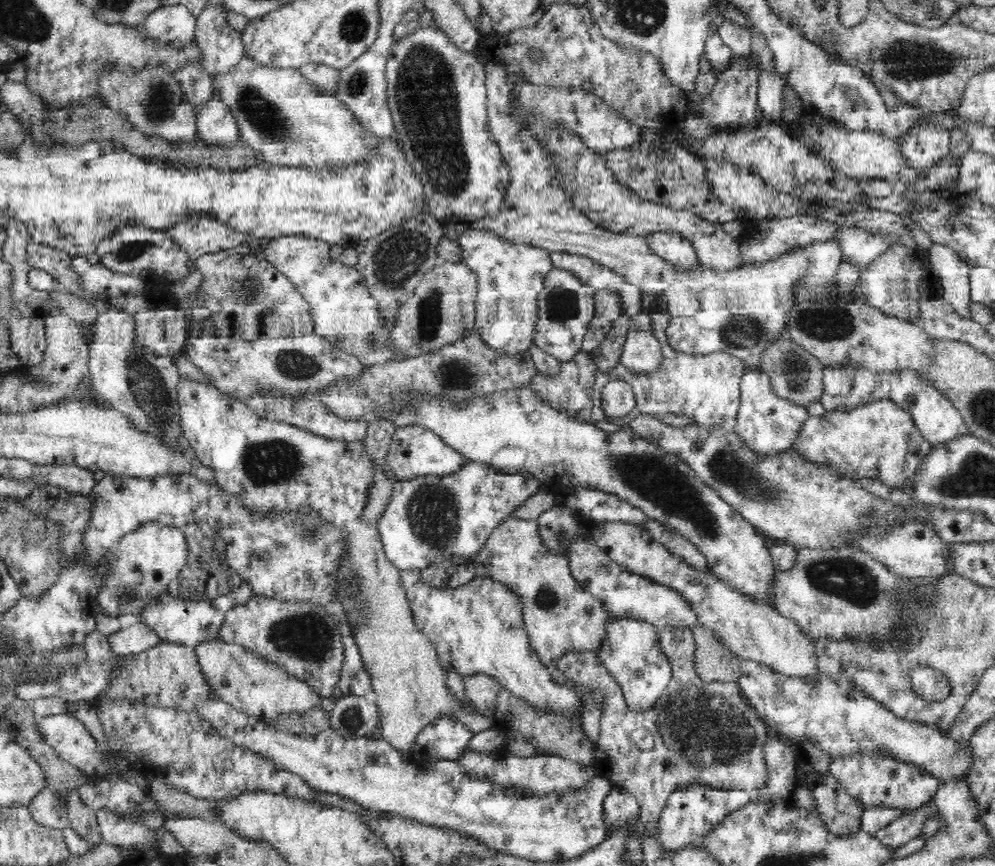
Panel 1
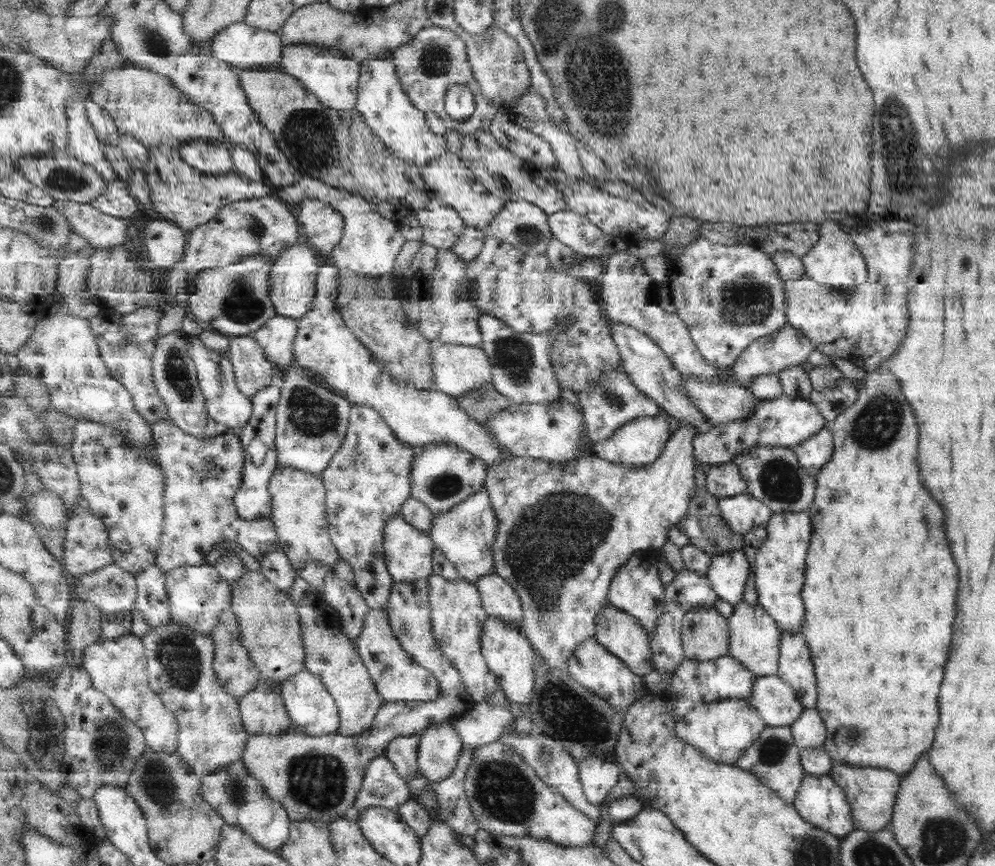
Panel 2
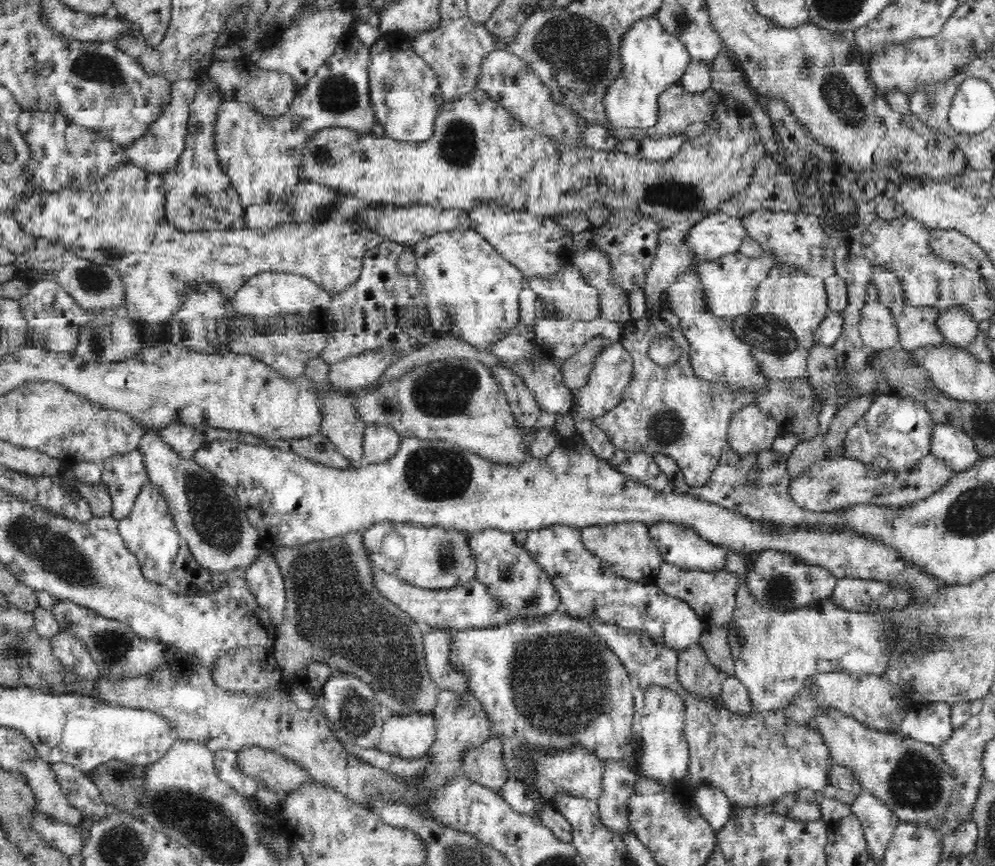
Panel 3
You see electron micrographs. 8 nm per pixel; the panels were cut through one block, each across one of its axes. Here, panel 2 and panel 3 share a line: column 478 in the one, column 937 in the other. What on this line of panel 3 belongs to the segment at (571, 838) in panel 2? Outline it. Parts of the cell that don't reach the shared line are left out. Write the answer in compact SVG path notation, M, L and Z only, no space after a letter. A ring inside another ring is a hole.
M833 706L817 707L811 725L824 740L830 760L828 767L842 765L852 770L864 792L872 792L887 803L900 822L934 828L952 798L954 779L942 761L940 748L913 740L901 732L889 733L867 728Z

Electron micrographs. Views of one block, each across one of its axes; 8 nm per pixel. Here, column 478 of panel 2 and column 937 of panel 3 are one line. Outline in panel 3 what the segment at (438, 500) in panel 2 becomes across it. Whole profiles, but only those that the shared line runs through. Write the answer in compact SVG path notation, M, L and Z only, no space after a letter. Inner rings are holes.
M932 453L924 455L924 458L921 458L912 468L900 472L874 469L872 465L867 466L863 462L853 458L834 456L826 457L812 463L812 466L805 468L798 476L795 476L791 482L790 494L798 505L814 513L844 509L850 505L864 503L891 507L907 507L908 505L931 497L932 494L942 490L944 486L956 477L956 474L958 474L958 471L952 469L944 459L938 458Z

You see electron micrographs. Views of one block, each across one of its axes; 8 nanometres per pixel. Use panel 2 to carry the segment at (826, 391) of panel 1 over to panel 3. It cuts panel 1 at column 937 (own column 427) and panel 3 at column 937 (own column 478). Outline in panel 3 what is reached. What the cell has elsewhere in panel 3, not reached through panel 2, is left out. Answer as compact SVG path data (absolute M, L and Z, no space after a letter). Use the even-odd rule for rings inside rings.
M942 422L933 426L931 453L958 472L968 470L979 458L972 438L956 425Z

